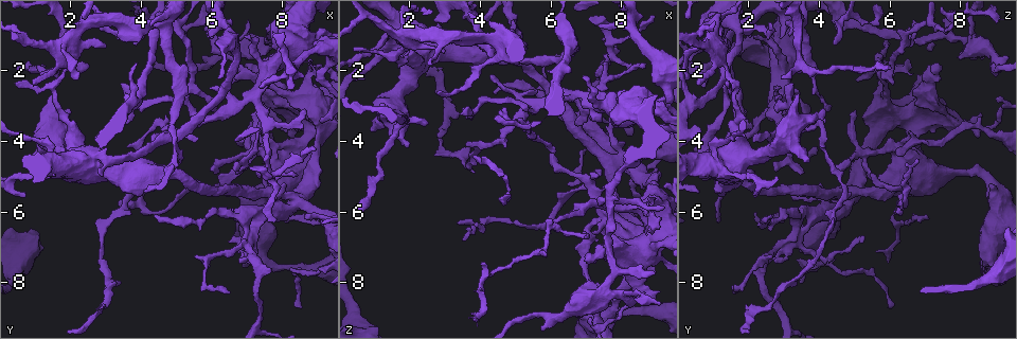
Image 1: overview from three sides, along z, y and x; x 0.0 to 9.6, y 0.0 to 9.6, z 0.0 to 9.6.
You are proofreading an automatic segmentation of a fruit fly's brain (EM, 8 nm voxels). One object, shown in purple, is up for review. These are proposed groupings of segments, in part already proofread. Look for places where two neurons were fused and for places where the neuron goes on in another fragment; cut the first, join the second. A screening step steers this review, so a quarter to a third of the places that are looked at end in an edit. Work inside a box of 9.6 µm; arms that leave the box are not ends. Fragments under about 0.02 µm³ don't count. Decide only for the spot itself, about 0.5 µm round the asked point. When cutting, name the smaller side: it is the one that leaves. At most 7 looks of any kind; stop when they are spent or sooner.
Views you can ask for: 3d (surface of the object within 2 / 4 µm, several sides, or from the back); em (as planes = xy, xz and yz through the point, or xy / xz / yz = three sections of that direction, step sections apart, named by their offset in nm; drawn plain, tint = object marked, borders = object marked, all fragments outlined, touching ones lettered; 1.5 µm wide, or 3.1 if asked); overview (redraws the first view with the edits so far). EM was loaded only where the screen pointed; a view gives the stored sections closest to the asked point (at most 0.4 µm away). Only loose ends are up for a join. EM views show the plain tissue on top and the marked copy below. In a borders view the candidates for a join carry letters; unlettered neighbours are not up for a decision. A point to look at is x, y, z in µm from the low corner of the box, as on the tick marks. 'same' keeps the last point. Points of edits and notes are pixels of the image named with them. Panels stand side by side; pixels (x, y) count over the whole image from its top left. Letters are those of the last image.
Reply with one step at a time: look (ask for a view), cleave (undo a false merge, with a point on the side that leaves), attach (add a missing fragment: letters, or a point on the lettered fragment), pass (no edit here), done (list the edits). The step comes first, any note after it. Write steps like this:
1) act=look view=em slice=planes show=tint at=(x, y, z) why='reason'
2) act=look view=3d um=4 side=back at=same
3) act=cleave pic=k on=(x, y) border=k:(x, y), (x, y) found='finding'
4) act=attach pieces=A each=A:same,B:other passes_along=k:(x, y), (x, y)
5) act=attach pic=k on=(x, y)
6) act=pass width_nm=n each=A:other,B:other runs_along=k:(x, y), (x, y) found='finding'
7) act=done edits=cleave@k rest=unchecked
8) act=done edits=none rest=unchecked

act=look view=3d um=4 at=(7.55, 4.15, 6.30) why='calibre changes'

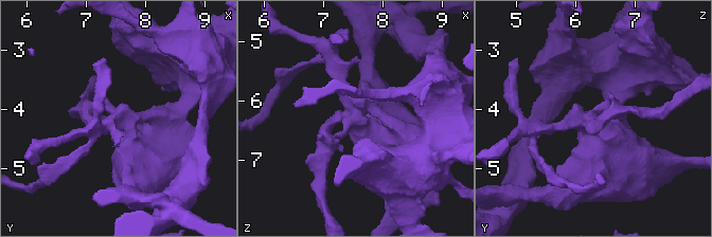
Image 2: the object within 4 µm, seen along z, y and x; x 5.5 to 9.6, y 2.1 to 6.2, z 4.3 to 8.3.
act=look view=em slice=planes show=borders at=(7.55, 4.20, 6.30) why='need the tissue'

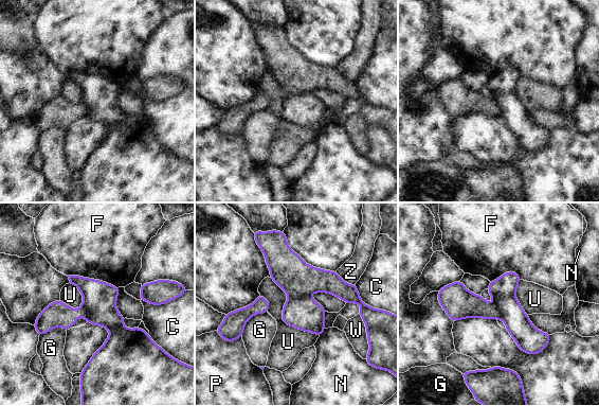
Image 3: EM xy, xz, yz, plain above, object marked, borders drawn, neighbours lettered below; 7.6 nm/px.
act=cleave pic=3 on=(304, 313) width_nm=200 each=C:other,F:other,G:other,N:other,P:other,U:other,W:other,Z:other border=3:(309, 295), (292, 296), (287, 301) found='two neurons meet here'

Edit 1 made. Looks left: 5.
act=look view=3d um=2 at=(3.45, 4.65, 6.85) why='tapers out'

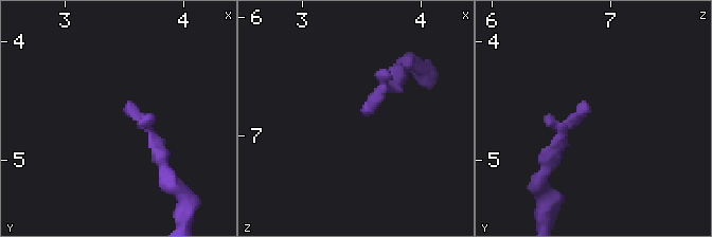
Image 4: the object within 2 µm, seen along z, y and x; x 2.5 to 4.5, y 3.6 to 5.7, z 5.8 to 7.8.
act=look view=em slice=xy step=4 show=borders at=(3.52, 4.58, 6.84) why='now the EM'

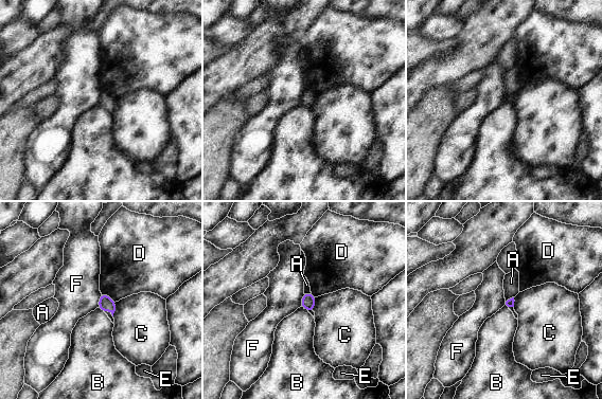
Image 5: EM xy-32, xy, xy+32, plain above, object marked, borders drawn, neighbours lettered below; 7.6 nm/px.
act=look view=em slice=planes show=borders at=same

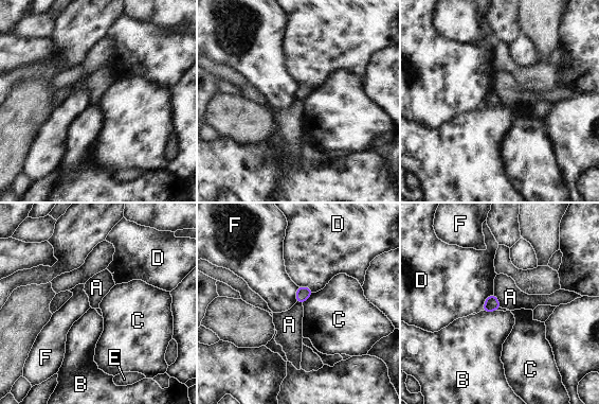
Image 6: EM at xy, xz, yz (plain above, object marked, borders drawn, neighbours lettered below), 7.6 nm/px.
act=pass width_nm=100 each=A:other,B:other,C:other,D:other,E:other,F:other border=6:(493, 294), (501, 306) found='no lettered fragment goes on from it'

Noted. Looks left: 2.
act=look view=em slice=xz step=4 show=borders at=(1.95, 3.50, 1.60) why='tapers out'

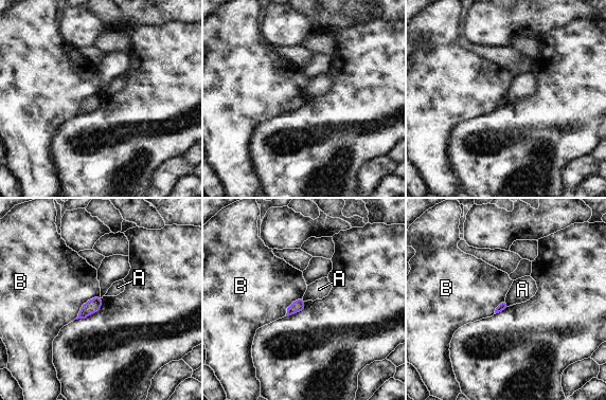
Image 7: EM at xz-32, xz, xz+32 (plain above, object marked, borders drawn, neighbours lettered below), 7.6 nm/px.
act=pass each=A:other,B:other border=7:(505, 300), (509, 306) found='no lettered fragment goes on from it'

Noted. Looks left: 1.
act=done edits=cleave@3 rest=unchecked

